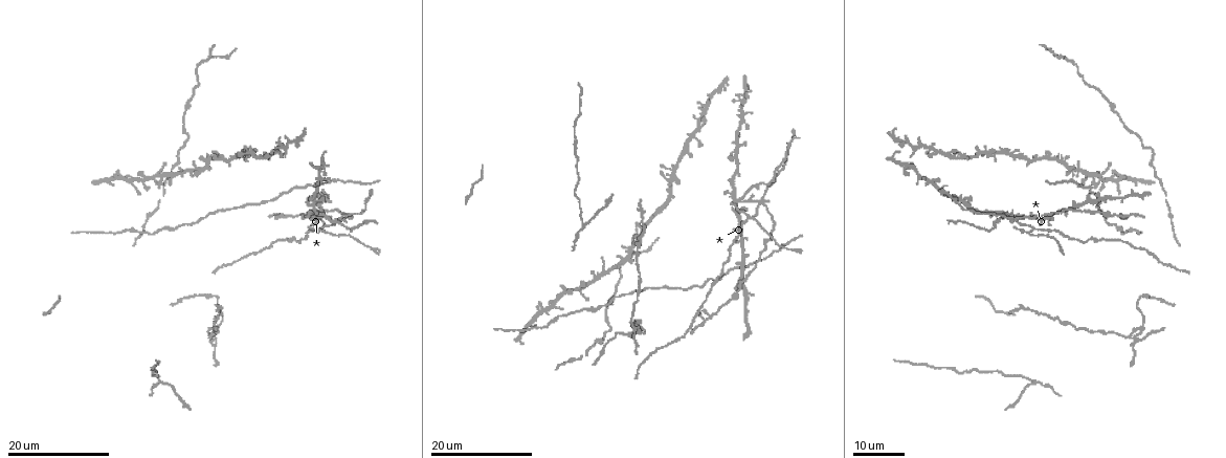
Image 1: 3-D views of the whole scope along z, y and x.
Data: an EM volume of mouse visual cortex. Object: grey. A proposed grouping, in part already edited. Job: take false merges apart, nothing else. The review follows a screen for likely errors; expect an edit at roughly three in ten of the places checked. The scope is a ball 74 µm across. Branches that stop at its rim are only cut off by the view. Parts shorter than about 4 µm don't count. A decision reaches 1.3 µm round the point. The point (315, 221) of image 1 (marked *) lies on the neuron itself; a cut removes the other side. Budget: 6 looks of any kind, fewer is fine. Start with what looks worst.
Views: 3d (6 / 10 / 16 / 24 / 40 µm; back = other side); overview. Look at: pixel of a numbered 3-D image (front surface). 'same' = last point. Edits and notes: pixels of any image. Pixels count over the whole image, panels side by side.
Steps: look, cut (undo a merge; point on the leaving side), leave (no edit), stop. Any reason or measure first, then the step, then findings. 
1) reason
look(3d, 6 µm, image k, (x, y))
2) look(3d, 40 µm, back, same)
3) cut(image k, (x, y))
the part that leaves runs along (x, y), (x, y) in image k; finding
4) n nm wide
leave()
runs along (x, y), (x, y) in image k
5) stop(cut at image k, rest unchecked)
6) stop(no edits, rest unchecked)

looks like a crossing
look(3d, 24 µm, image 1, (759, 204))

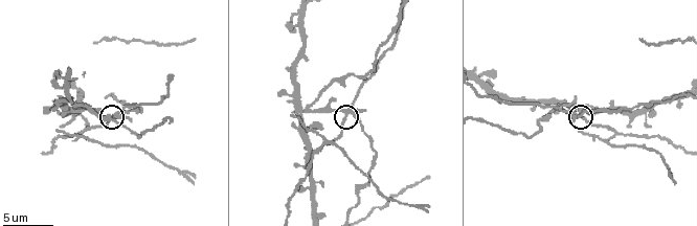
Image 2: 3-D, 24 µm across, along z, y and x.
look(3d, 6 µm, image 2, (346, 117))

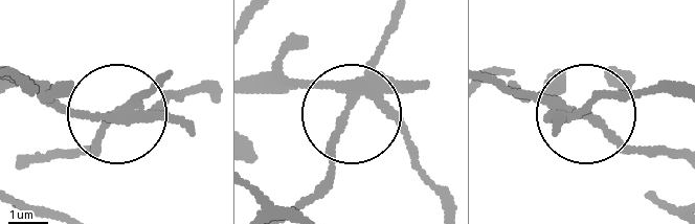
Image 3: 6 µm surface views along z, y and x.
other side
look(3d, 6 µm, back, image 3, (347, 107))

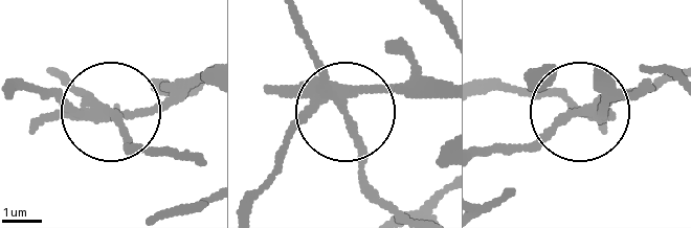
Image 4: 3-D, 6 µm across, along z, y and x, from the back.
4 arms
cut(image 4, (51, 94))
the part that leaves runs along (90, 111), (53, 91), (14, 91) in image 4; a second neuron is stuck on

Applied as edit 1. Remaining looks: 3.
three-way junction
look(3d, 10 µm, image 2, (317, 150))

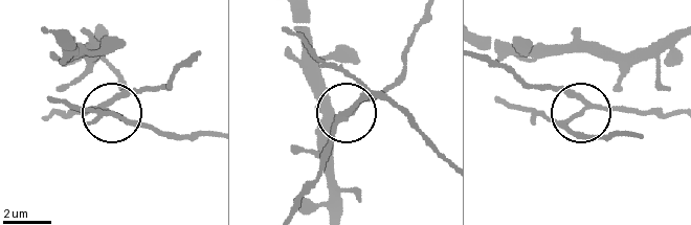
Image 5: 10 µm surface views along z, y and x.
cut(image 5, (365, 94))
the part that leaves runs along (342, 114), (371, 98), (388, 100), (442, 158) in image 5; two neurons meet here

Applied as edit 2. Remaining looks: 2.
stop(cut at image 4, cut at image 5, rest unchecked)

